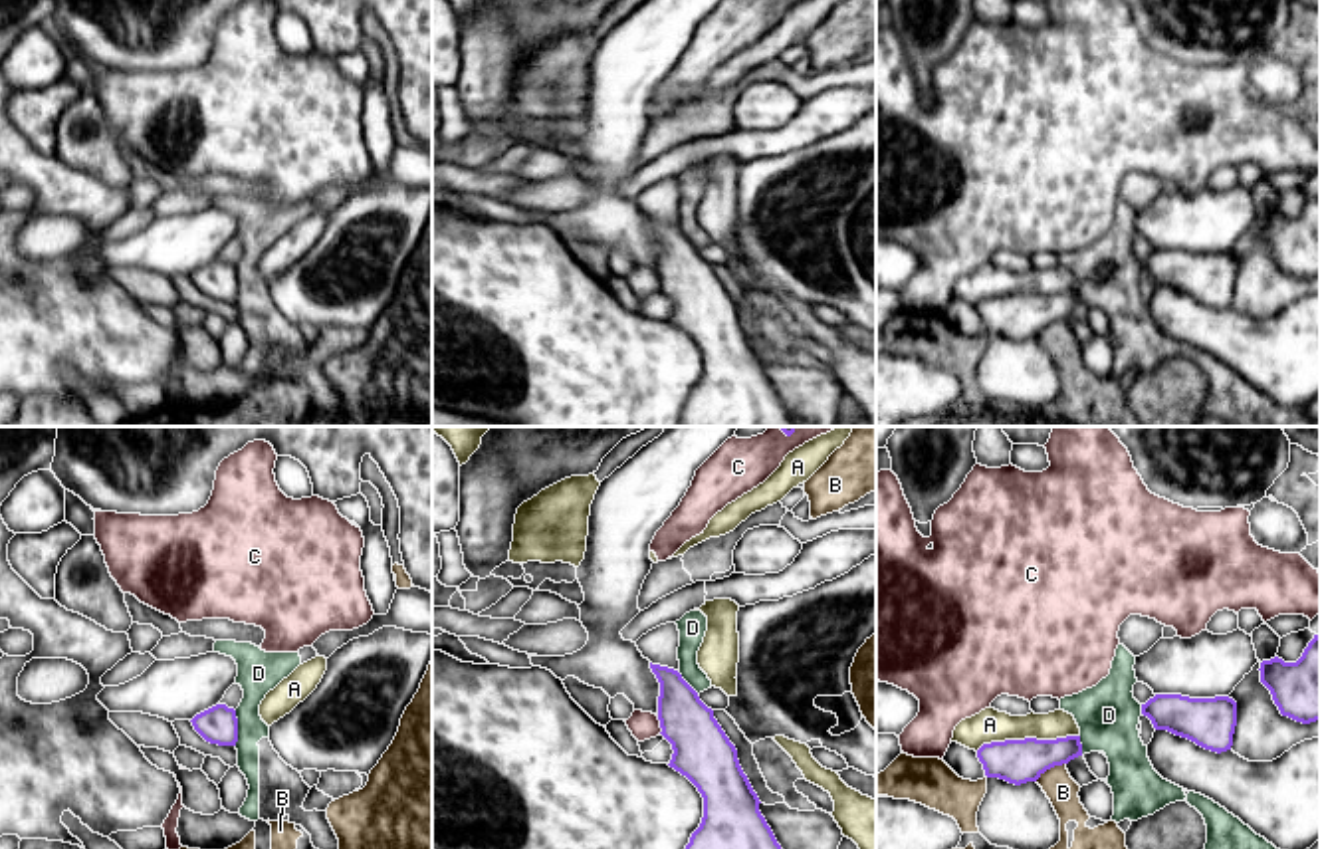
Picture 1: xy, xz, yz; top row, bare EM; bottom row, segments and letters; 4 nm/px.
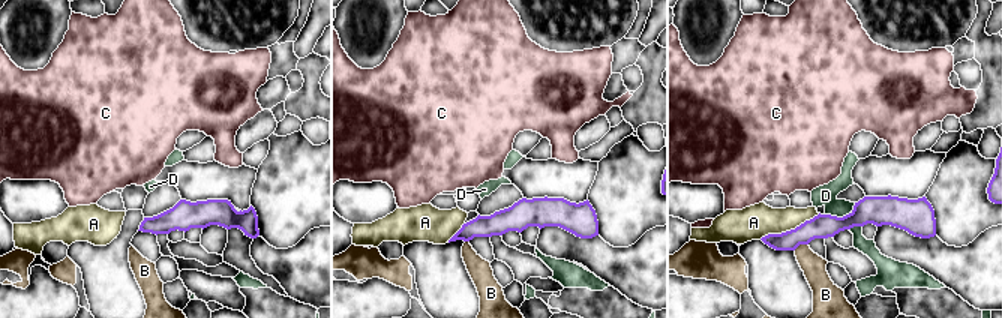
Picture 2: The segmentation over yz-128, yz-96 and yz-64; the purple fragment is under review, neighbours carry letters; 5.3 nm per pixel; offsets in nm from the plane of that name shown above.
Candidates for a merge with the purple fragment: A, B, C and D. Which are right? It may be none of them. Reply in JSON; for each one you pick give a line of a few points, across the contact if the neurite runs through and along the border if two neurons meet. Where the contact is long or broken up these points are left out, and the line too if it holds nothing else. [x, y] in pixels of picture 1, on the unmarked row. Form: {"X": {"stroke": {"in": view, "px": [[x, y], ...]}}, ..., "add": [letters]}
{"add": []}

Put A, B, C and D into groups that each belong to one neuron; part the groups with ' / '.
A / B / C / D

